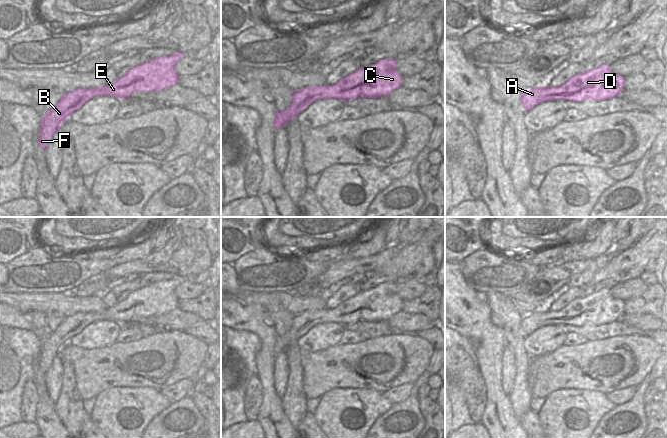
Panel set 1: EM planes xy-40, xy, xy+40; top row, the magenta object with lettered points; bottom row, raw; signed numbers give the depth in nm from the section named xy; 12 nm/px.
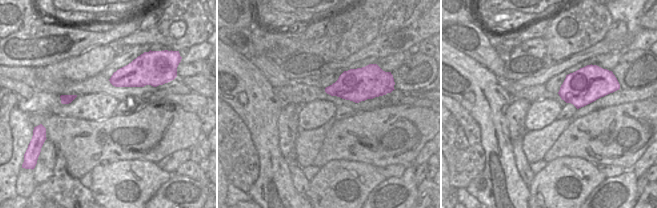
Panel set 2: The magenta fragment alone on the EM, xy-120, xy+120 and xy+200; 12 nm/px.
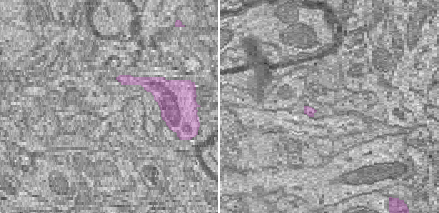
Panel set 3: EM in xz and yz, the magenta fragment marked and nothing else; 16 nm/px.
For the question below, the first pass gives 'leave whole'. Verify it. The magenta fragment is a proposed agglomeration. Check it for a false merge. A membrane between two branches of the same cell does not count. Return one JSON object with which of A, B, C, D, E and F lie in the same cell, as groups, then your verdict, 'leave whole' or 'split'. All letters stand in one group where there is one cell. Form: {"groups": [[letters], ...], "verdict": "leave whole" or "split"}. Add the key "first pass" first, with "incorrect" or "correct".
{"first pass": "correct", "groups": [["A", "B", "C", "D", "E", "F"]], "verdict": "leave whole"}

